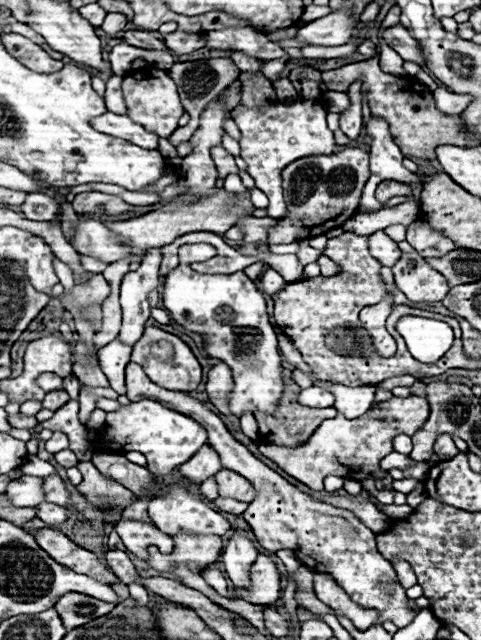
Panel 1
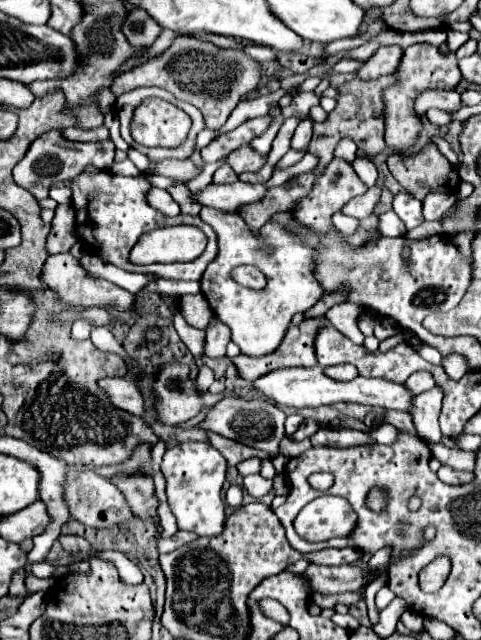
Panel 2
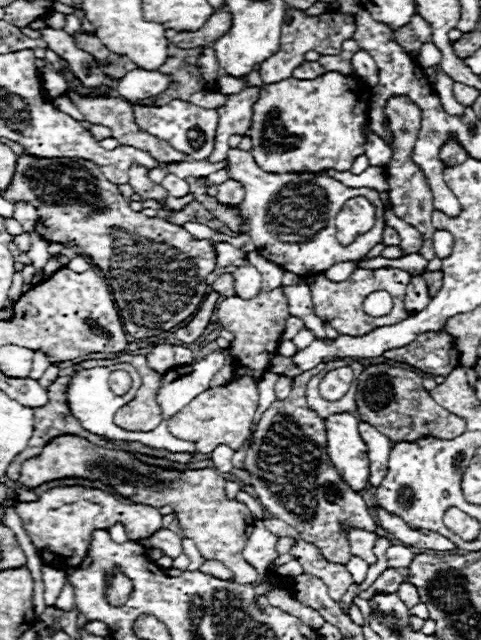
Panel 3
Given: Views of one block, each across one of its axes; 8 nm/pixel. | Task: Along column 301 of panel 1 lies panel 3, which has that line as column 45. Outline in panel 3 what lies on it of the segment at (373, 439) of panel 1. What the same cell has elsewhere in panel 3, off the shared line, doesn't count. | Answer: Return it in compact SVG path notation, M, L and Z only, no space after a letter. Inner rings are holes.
M64 434L48 442L40 452L40 456L24 460L18 482L28 488L34 488L64 476L100 480L104 484L114 486L114 490L120 496L130 498L136 504L138 502L152 504L154 508L172 506L180 522L183 536L194 540L202 558L222 562L226 568L234 572L234 582L238 584L250 584L256 580L256 570L242 558L244 544L254 528L254 516L244 502L226 498L224 494L226 480L216 470L212 468L186 470L186 472L162 470L156 466L142 464L128 452L106 450L88 442L86 438Z

